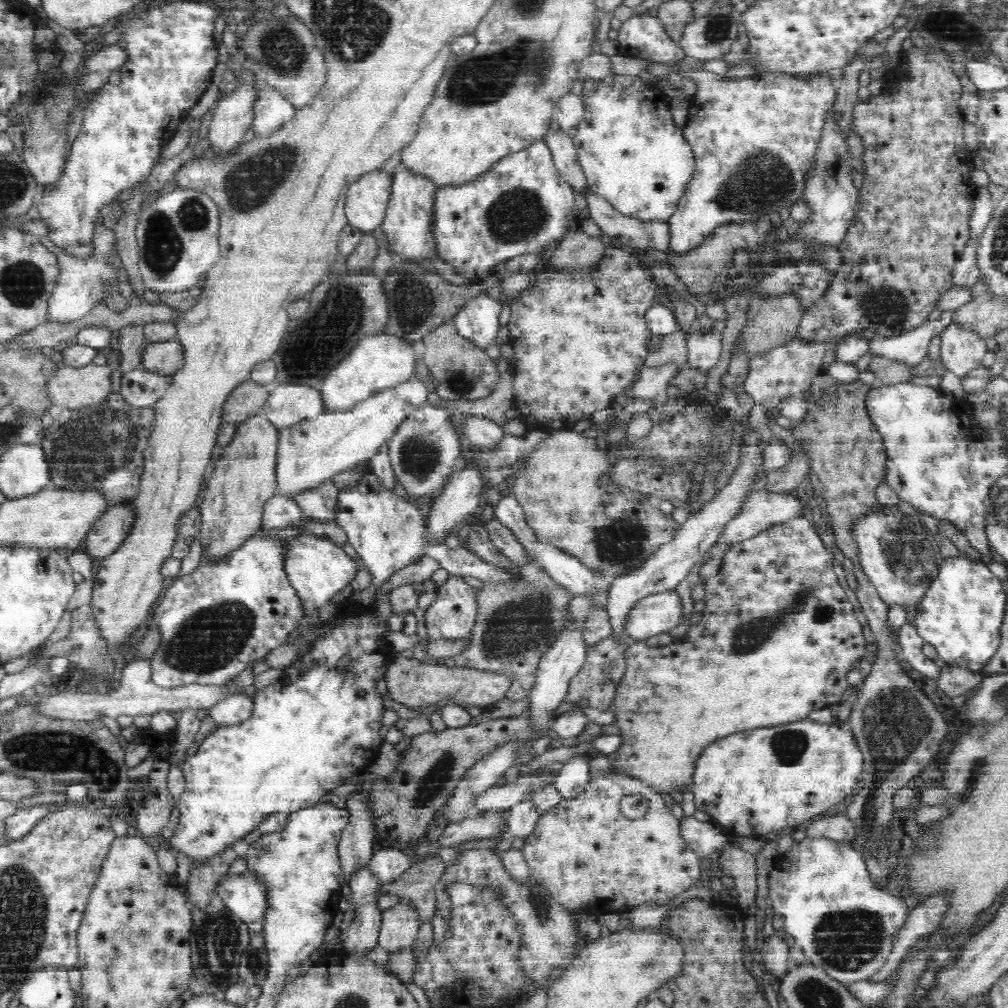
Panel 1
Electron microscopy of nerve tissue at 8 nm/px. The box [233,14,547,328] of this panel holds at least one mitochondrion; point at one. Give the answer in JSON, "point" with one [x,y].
{"point":[281,47]}

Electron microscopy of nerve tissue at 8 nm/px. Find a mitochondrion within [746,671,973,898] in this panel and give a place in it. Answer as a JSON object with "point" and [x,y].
{"point":[897,722]}

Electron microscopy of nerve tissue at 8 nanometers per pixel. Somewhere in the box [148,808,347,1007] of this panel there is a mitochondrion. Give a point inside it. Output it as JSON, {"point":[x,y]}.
{"point":[218,940]}

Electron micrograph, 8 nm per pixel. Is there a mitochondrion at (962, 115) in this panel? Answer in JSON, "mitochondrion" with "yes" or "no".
{"mitochondrion":"no"}

